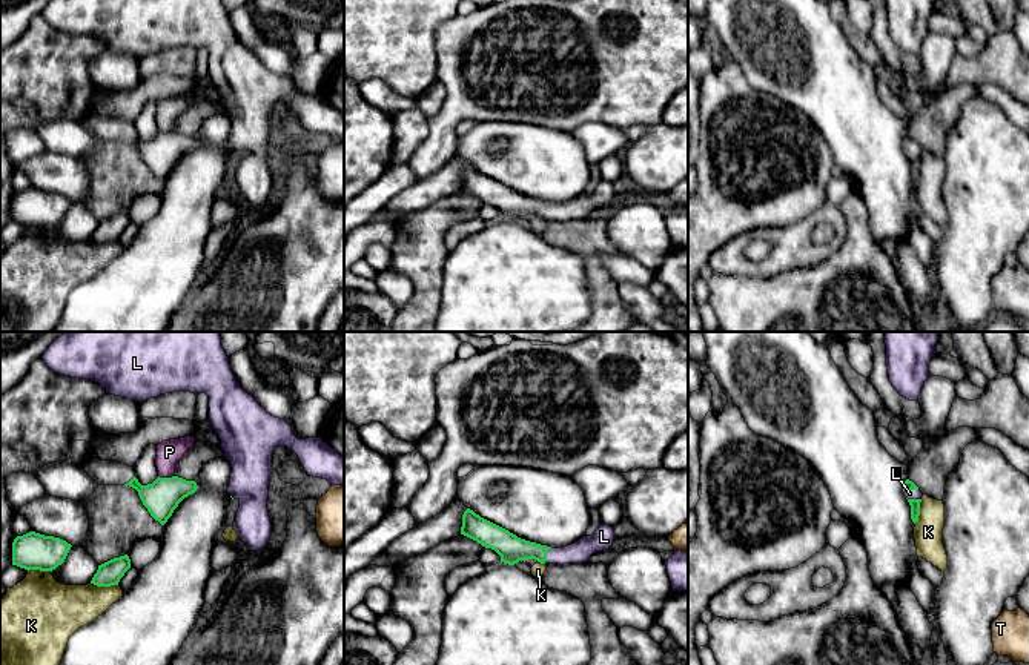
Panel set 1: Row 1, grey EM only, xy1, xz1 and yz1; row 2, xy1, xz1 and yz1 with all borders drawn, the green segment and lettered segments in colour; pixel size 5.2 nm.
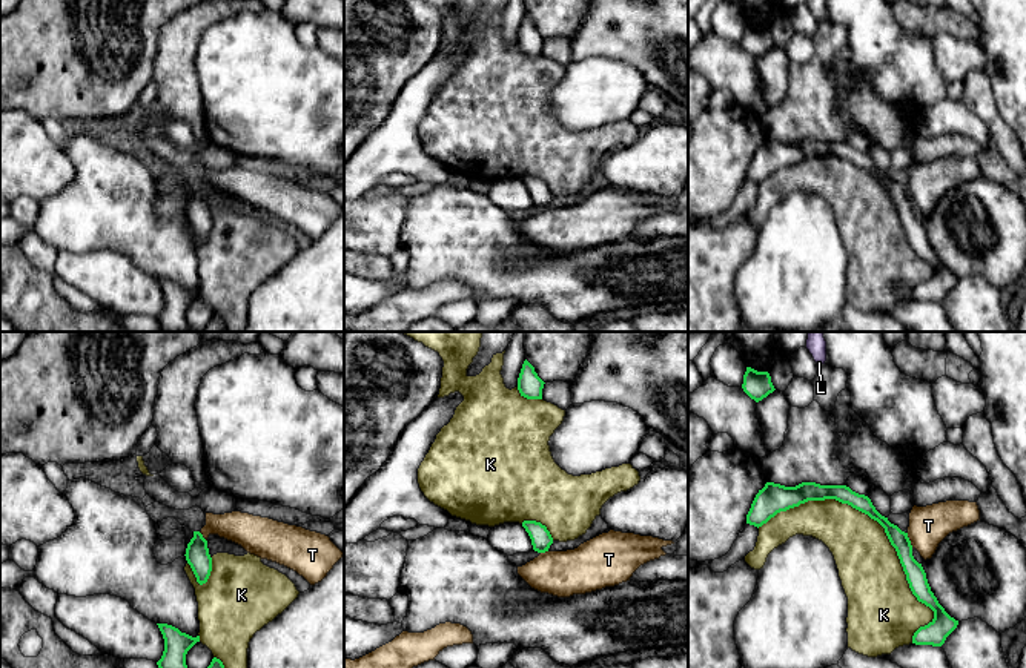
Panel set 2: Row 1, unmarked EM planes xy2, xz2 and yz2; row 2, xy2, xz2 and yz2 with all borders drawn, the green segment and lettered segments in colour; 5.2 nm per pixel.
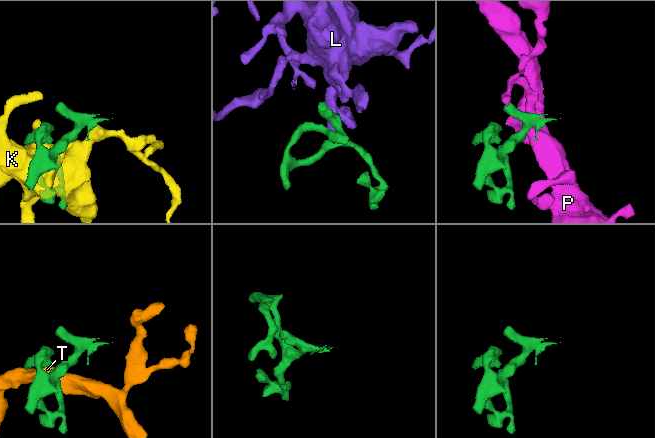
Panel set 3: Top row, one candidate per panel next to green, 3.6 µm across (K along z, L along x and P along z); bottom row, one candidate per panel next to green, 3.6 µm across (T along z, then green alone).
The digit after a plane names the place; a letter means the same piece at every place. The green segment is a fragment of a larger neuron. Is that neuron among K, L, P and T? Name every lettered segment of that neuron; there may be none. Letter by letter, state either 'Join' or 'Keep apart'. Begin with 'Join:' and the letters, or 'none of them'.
Join: L
K: Keep apart
L: Join
P: Keep apart
T: Keep apart

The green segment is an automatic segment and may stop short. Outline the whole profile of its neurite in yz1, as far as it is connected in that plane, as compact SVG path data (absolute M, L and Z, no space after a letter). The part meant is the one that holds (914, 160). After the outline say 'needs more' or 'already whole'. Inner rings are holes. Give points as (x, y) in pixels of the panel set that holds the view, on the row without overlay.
M906 135L903 138L903 147L905 147L905 152L906 152L909 161L911 161L911 175L915 180L918 177L918 172L920 172L920 158L921 158L923 149L909 135Z; needs more

